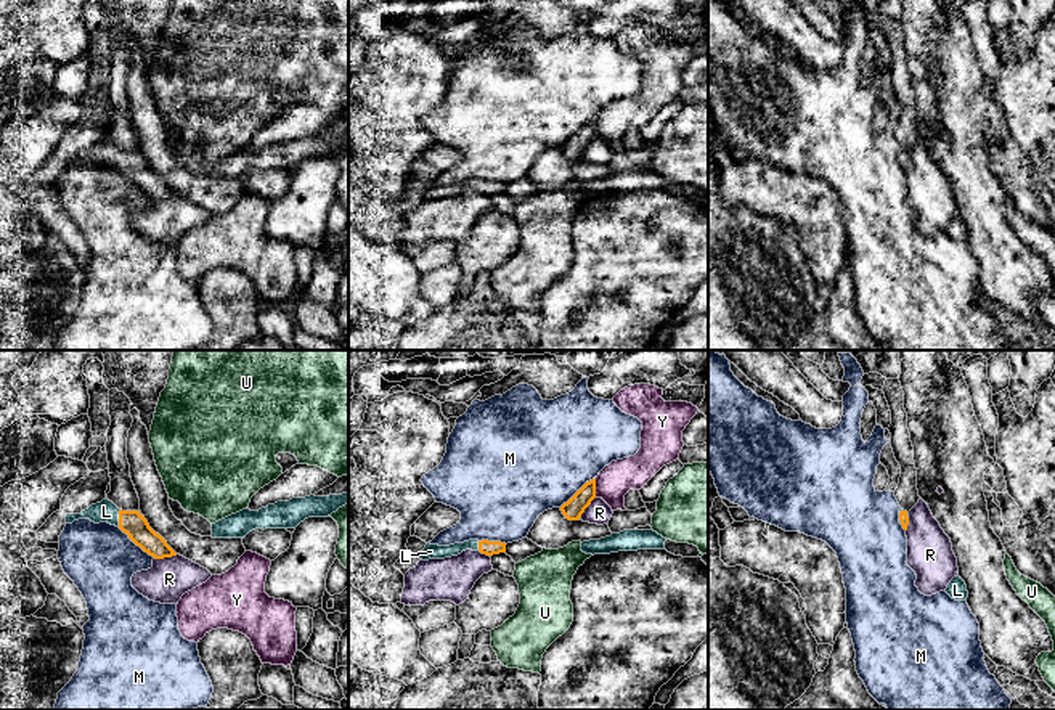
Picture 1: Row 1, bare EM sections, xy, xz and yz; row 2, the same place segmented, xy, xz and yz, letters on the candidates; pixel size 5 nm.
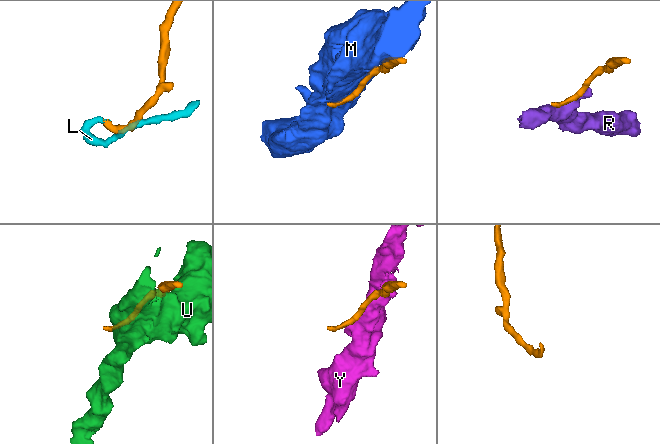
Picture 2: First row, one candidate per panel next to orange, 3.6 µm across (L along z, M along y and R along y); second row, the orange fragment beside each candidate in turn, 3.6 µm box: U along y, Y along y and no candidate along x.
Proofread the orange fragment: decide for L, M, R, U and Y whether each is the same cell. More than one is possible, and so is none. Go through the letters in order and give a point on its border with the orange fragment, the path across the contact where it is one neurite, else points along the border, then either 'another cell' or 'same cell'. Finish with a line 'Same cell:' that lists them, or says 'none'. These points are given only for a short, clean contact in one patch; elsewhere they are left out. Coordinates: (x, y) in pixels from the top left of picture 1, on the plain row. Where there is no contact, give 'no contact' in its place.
L: xy (119, 158) | across xy (132, 163), (119, 158), (106, 151) | same cell
M: xy (137, 185) | another cell
R: xy (166, 196) | another cell
U: xz (578, 158) | another cell
Y: xz (594, 129) | another cell
Same cell: L

